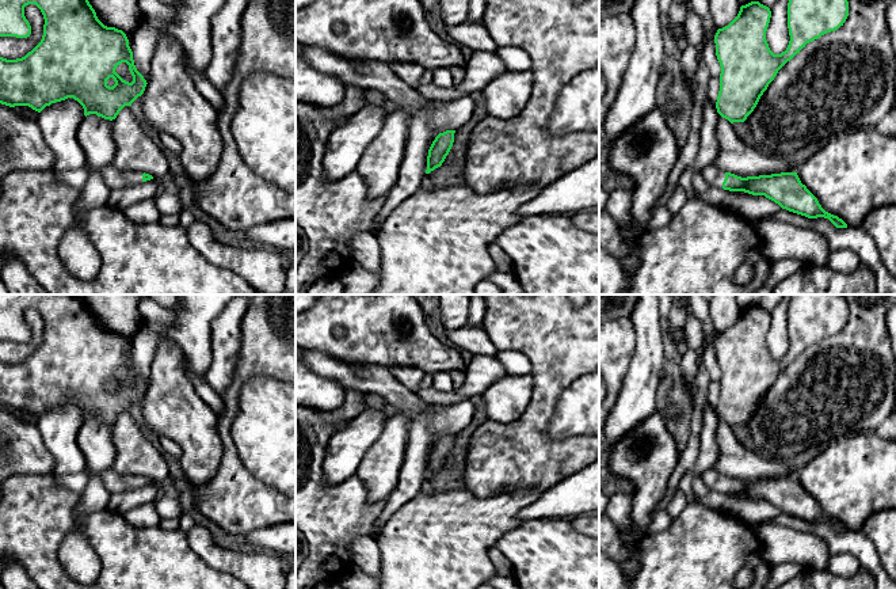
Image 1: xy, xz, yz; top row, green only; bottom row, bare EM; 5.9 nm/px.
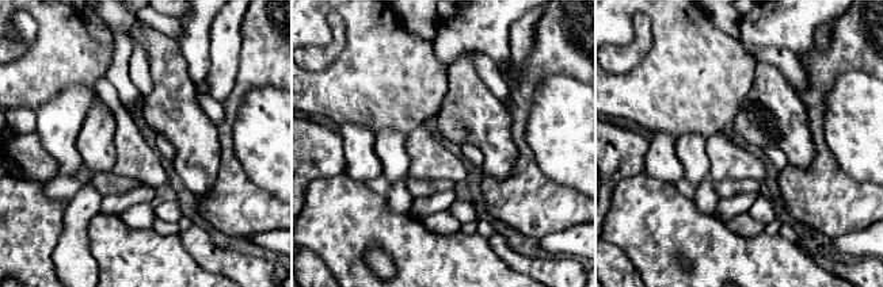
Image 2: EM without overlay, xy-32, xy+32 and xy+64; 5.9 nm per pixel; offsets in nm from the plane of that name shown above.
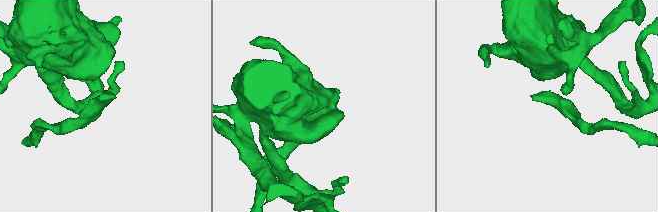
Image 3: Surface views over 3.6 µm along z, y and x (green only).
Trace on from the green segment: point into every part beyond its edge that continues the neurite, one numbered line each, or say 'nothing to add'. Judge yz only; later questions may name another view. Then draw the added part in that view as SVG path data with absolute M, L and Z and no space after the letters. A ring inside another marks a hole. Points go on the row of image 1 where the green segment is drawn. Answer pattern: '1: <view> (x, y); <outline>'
1: yz (712, 174); M709 164L699 174L709 183L709 186L722 189L722 182L725 179L725 171L724 170L718 168L714 164Z

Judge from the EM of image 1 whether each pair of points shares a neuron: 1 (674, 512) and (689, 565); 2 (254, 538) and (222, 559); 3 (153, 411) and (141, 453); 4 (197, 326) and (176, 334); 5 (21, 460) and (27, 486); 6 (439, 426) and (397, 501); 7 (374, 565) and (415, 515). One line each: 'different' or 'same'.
1: different
2: different
3: different
4: same
5: different
6: same
7: different

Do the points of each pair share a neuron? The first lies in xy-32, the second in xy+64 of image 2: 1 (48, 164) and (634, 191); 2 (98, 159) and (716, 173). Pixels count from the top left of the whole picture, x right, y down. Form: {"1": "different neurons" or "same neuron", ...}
{"1": "different neurons", "2": "different neurons"}

